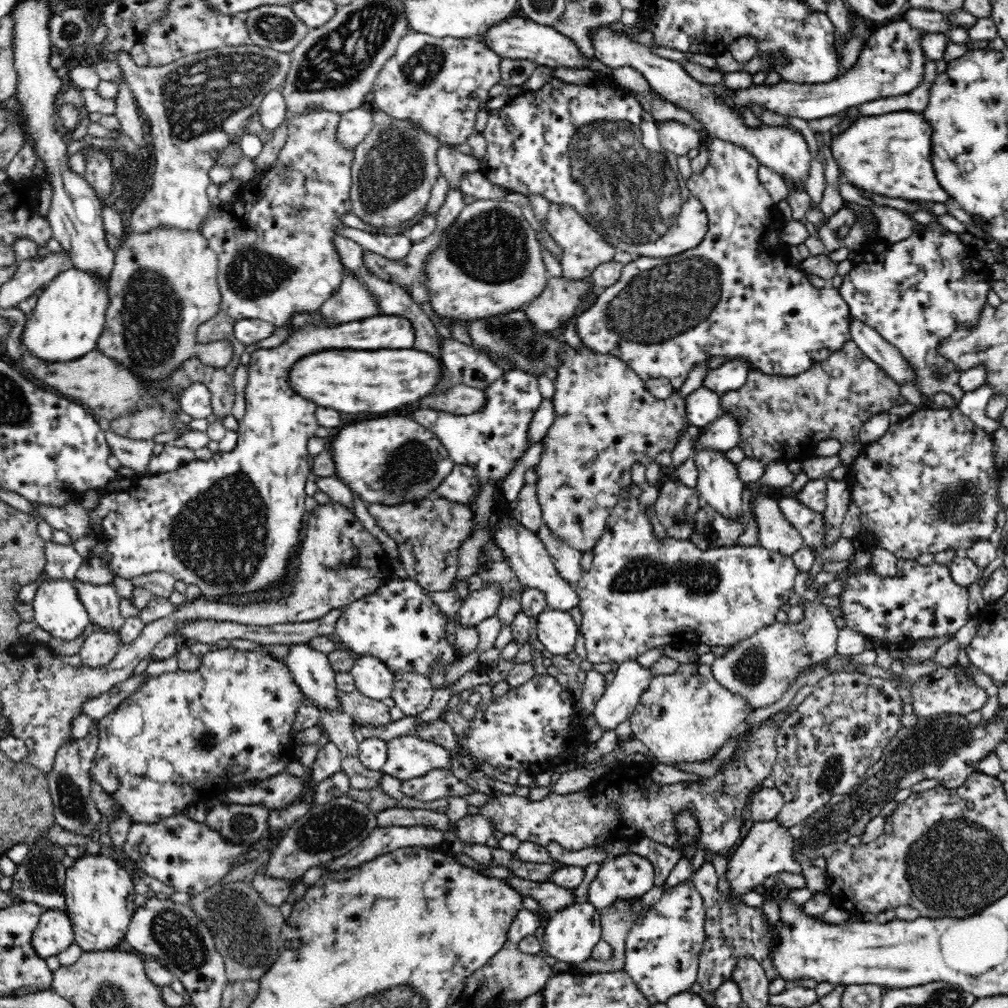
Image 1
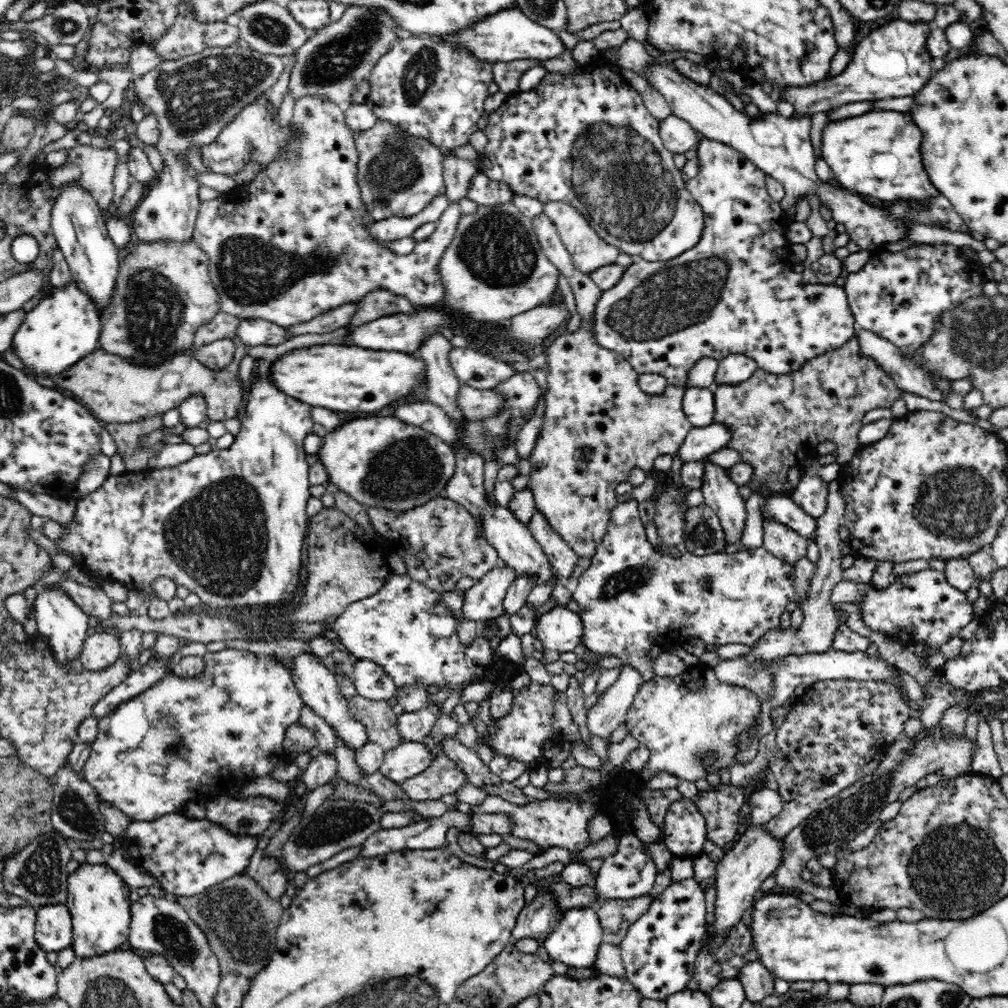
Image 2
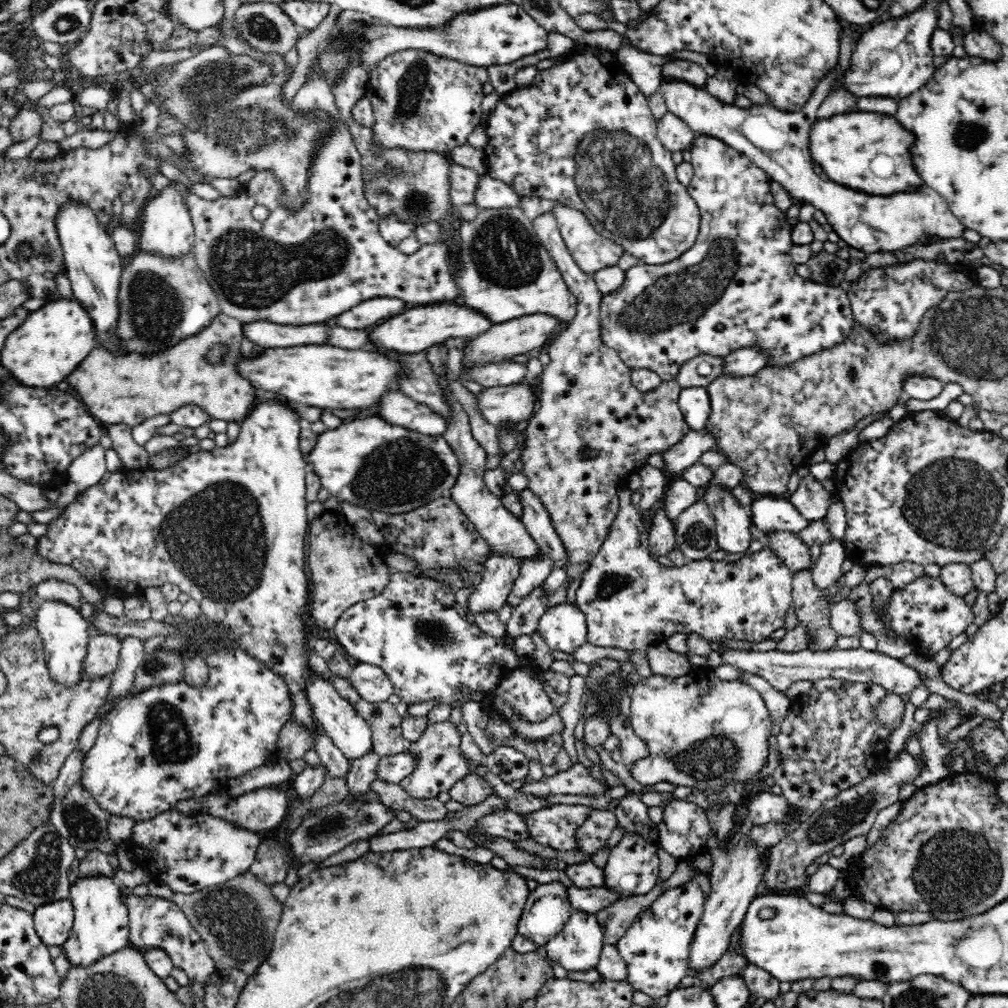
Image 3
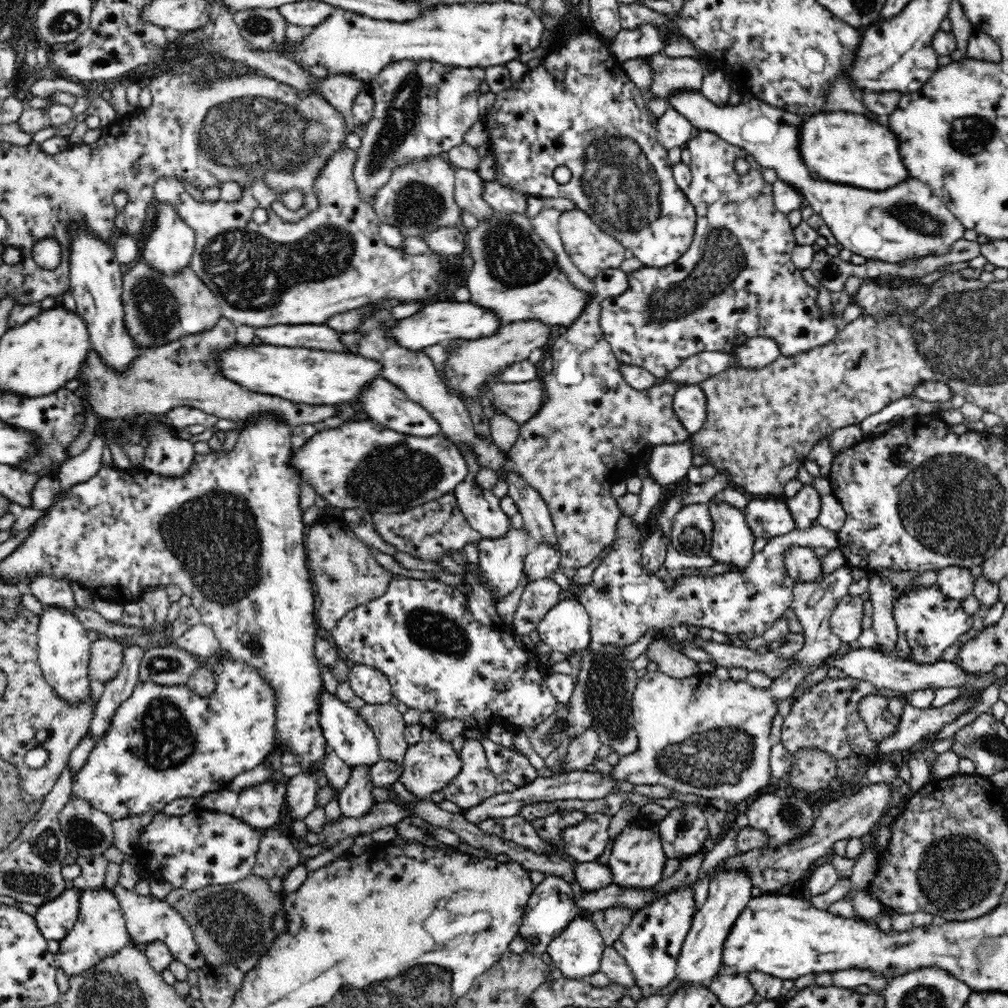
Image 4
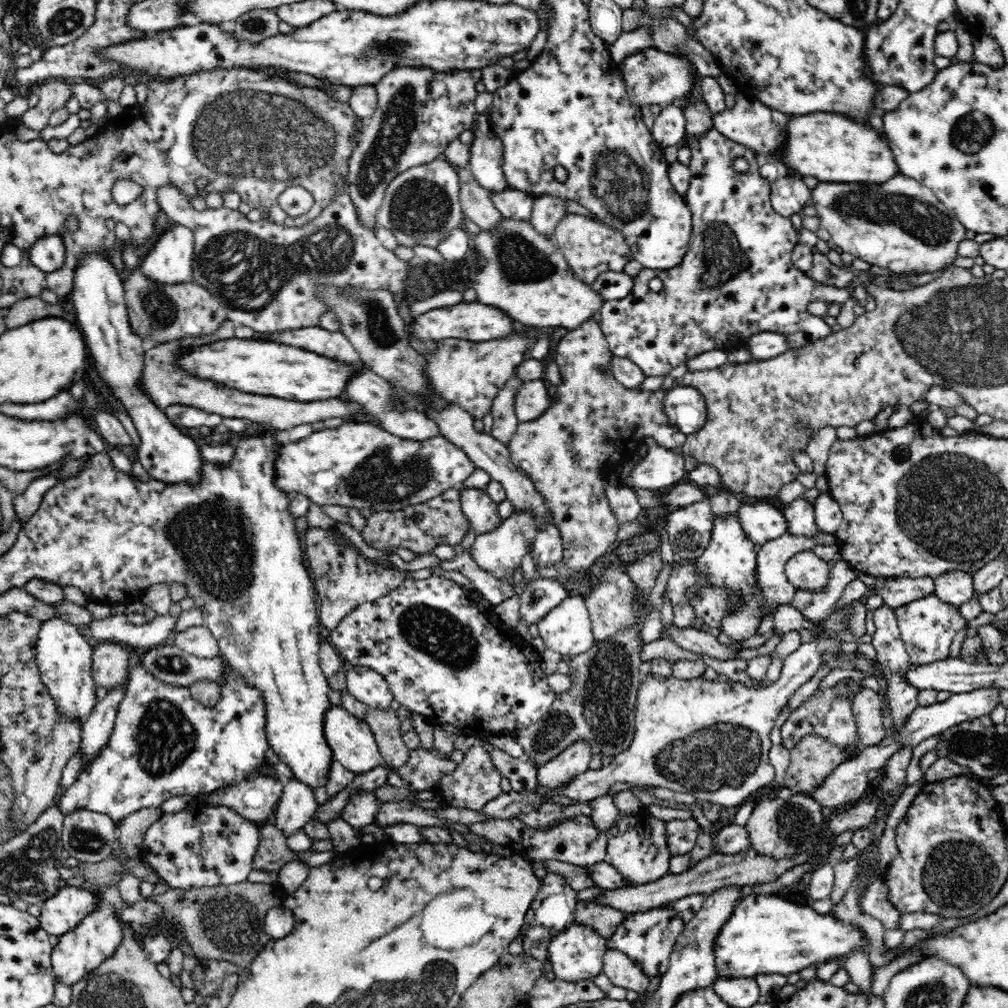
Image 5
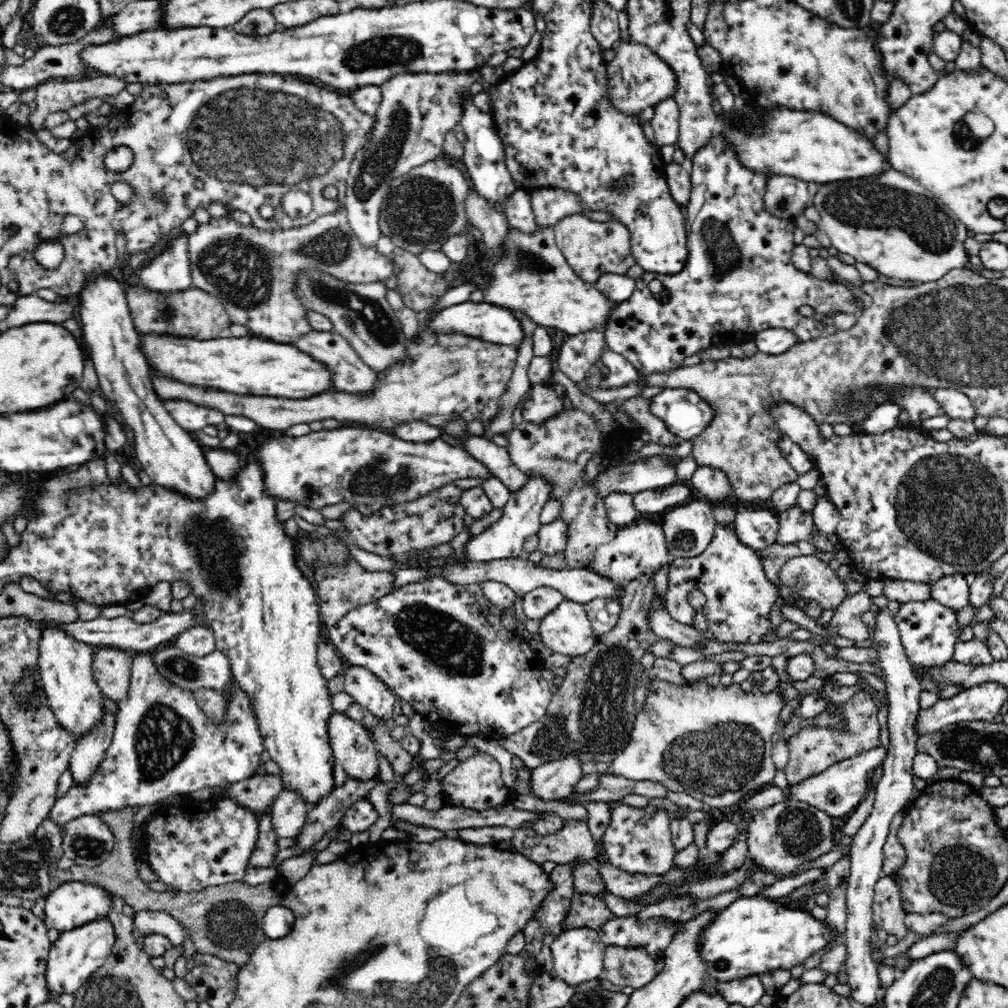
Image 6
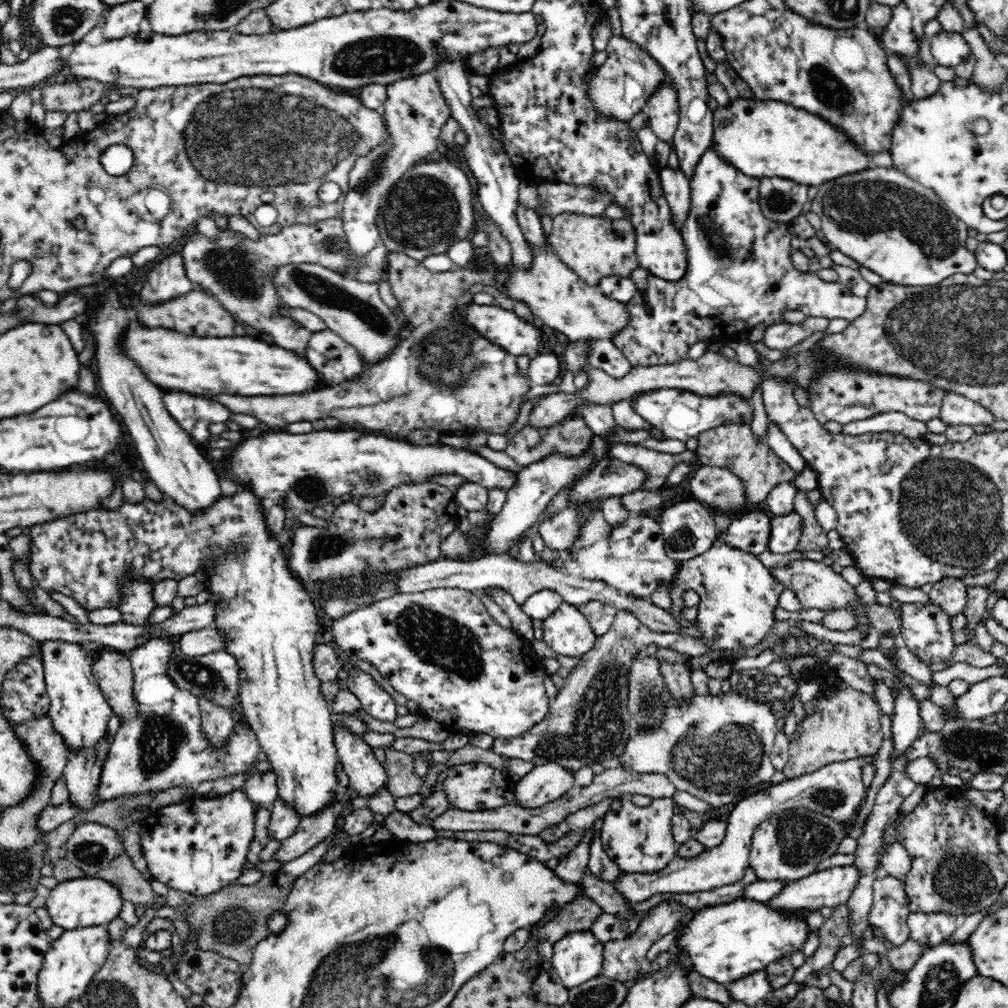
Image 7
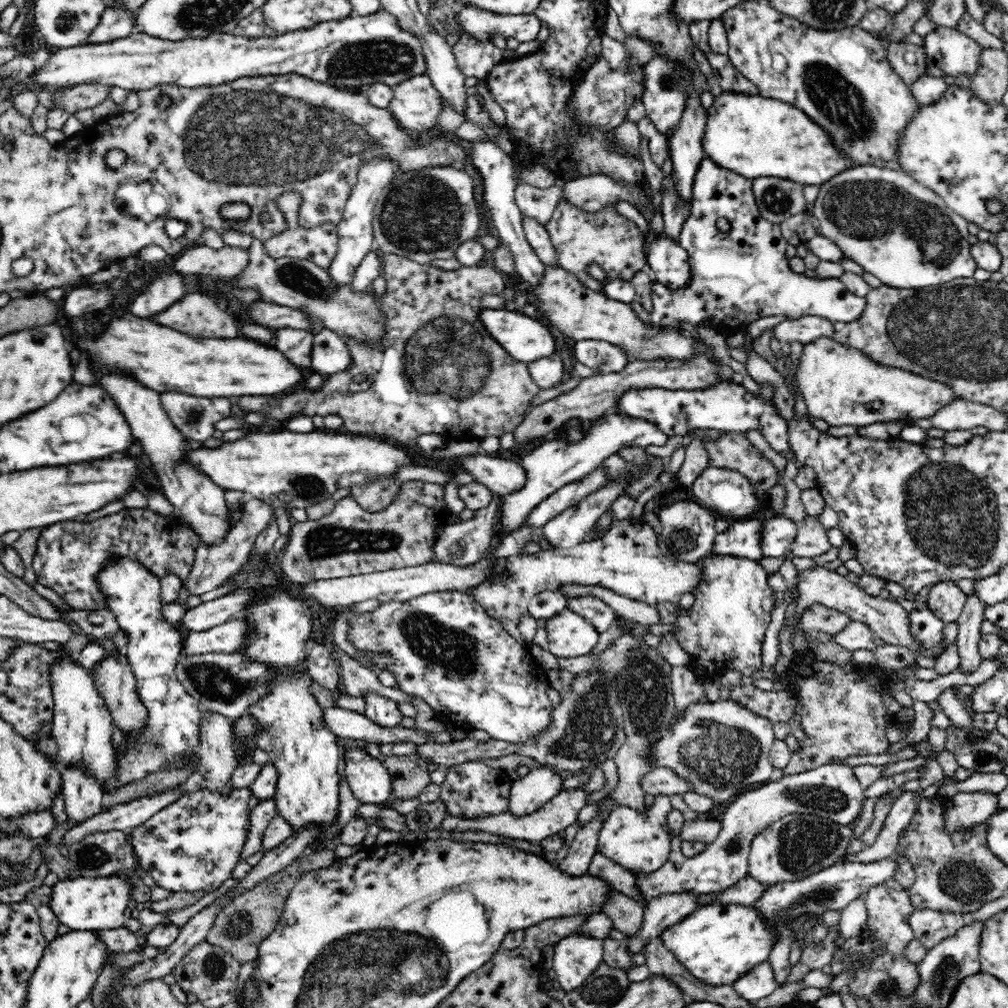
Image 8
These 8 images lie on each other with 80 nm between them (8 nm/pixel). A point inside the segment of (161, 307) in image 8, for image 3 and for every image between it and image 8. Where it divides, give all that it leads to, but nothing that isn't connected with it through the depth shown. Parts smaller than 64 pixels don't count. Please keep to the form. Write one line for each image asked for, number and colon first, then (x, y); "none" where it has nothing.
3: (166, 230)
4: (170, 247)
5: (169, 262)
6: (169, 272)
7: (168, 280)

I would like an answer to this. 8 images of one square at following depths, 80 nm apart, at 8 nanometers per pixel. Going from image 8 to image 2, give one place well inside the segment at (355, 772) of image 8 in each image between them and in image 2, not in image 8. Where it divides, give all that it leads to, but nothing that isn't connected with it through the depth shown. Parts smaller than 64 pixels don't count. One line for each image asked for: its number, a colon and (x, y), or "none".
2: (317, 686)
3: (347, 730)
4: (349, 735)
5: (352, 743)
6: (352, 747)
7: (366, 775)

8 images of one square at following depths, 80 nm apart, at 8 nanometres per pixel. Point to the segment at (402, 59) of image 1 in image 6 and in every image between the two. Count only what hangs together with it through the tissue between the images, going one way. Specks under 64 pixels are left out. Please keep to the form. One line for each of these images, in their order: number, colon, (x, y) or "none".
2: (430, 91)
3: (421, 103)
4: (422, 109)
5: (419, 111)
6: (416, 110)

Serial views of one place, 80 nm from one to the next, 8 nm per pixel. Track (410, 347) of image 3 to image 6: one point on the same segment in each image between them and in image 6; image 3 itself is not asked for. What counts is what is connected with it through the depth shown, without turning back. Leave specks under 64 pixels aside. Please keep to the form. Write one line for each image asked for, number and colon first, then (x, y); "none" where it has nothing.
4: (440, 321)
5: (472, 321)
6: (491, 323)

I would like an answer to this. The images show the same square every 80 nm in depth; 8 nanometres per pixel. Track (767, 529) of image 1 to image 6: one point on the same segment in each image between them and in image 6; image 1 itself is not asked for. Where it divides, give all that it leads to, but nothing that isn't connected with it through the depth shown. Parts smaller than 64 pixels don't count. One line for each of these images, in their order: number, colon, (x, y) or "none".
2: (782, 542)
3: (795, 553)
4: (802, 564)
5: (806, 572)
6: (808, 577)

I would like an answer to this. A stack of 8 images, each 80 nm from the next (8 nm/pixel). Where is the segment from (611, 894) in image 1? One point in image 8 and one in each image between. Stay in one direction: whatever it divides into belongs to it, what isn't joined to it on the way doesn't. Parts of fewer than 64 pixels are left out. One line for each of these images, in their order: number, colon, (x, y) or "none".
2: (630, 872)
3: (632, 868)
4: (637, 859)
5: (637, 845)
6: (638, 840)
7: (638, 839)
8: (638, 842)

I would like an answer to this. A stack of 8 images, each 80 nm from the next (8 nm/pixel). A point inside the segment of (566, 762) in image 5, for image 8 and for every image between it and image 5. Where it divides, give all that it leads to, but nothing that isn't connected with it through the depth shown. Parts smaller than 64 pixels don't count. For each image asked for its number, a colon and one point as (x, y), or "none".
6: (554, 780)
7: (544, 783)
8: (528, 793)

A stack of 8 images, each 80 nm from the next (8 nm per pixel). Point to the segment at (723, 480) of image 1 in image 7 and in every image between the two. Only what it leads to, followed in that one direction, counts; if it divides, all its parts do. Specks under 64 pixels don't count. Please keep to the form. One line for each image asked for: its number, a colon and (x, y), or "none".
2: (720, 493)
3: (733, 536)
4: (732, 544)
5: (730, 562)
6: (739, 596)
7: (737, 594)

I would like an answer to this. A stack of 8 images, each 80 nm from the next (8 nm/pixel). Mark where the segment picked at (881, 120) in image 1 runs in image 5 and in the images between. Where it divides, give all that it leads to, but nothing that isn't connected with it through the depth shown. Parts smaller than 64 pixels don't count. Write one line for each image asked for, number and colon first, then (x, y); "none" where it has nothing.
2: (877, 154)
3: (867, 151)
4: (847, 148)
5: (830, 147)

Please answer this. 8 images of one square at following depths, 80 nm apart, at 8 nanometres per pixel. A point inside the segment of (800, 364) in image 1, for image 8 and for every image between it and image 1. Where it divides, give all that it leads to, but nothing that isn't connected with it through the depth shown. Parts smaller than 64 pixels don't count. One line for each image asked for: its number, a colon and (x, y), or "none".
2: (731, 293)
3: (737, 285)
4: (737, 280)
5: (737, 279)
6: (738, 280)
7: (739, 273)
8: (739, 276)

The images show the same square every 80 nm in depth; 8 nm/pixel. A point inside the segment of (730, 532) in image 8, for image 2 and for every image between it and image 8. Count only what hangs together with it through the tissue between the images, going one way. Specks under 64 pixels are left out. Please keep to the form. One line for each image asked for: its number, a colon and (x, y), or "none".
2: (783, 509)
3: (771, 514)
4: (768, 518)
5: (762, 522)
6: (756, 527)
7: (750, 532)

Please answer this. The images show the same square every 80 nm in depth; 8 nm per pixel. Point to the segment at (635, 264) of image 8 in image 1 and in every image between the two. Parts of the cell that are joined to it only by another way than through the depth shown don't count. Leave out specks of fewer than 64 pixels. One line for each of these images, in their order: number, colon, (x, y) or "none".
1: (584, 249)
2: (589, 251)
3: (592, 252)
4: (591, 249)
5: (590, 247)
6: (592, 248)
7: (592, 246)

